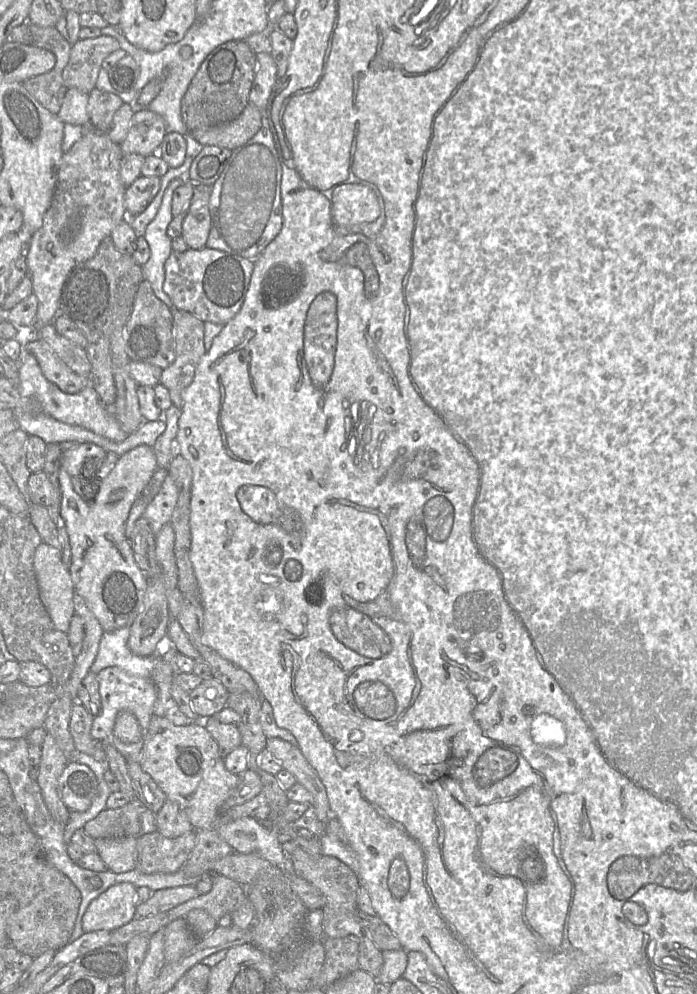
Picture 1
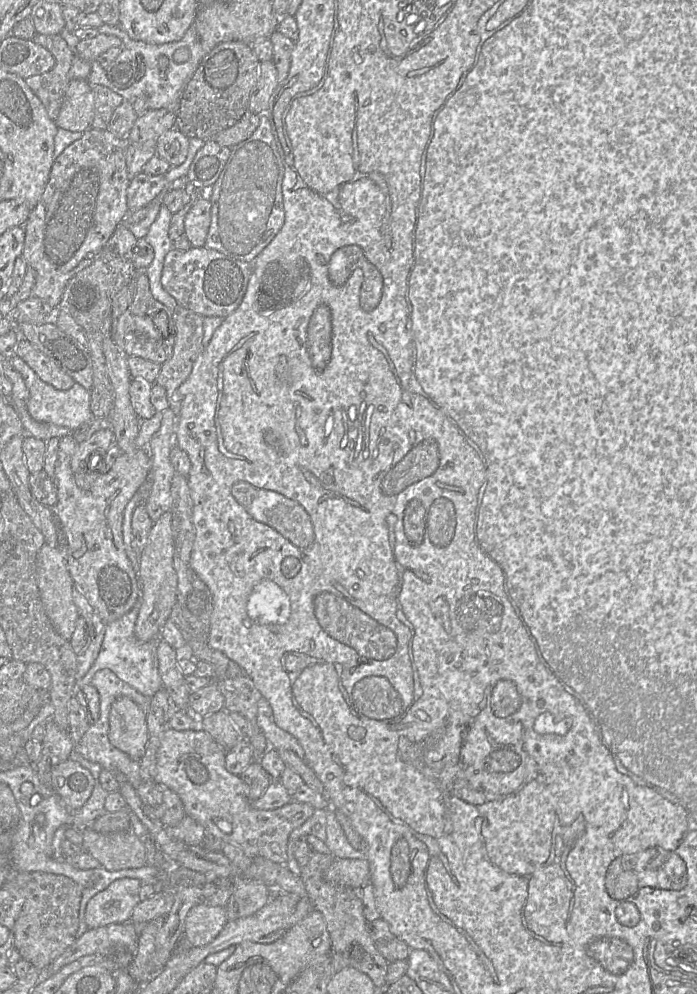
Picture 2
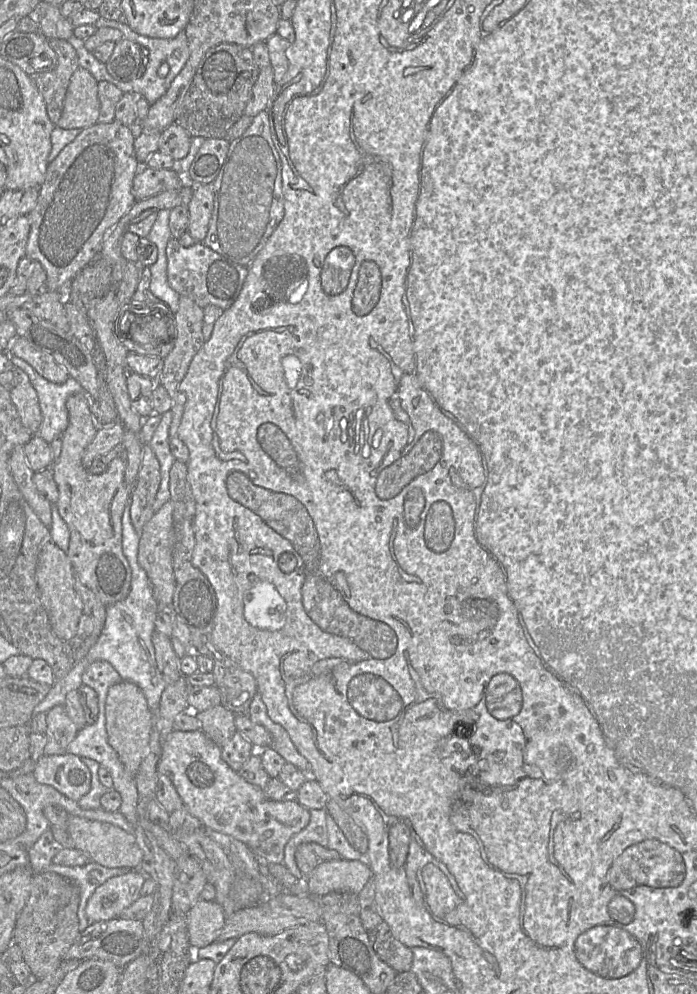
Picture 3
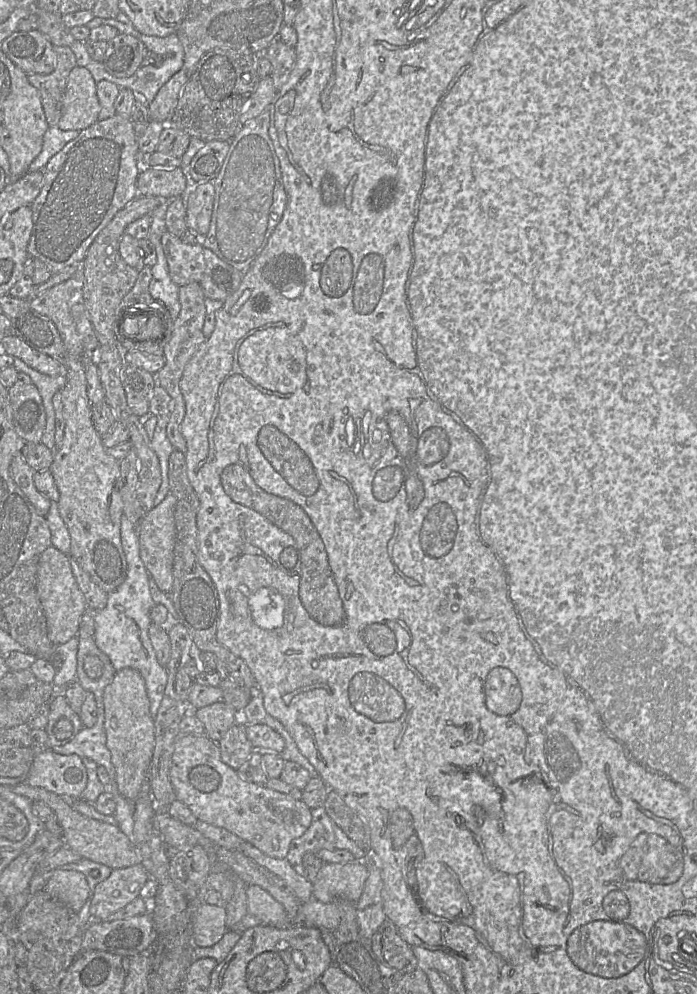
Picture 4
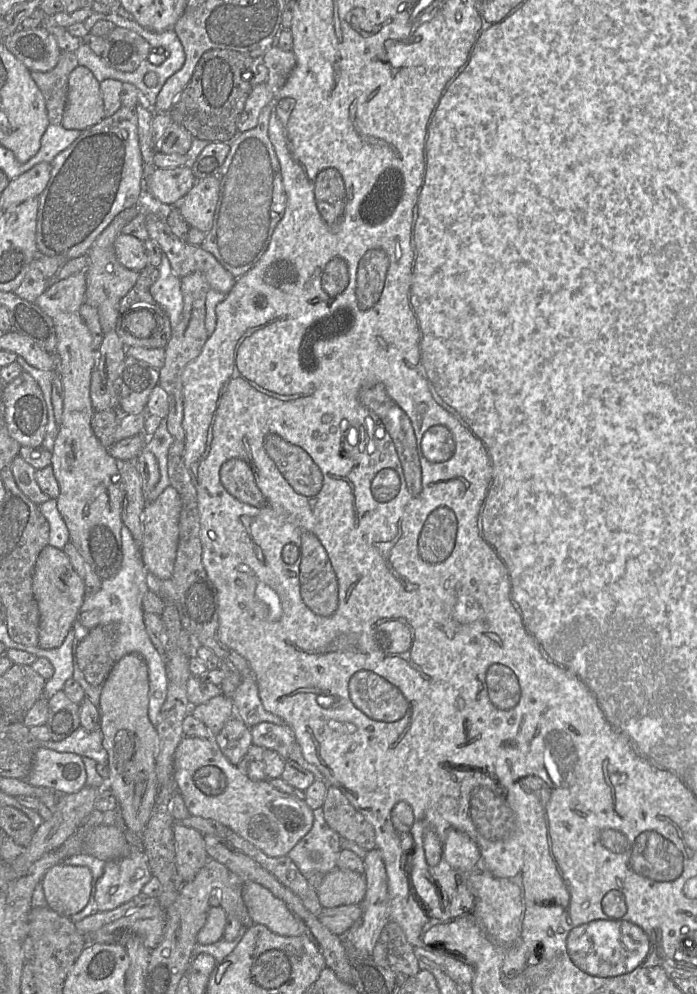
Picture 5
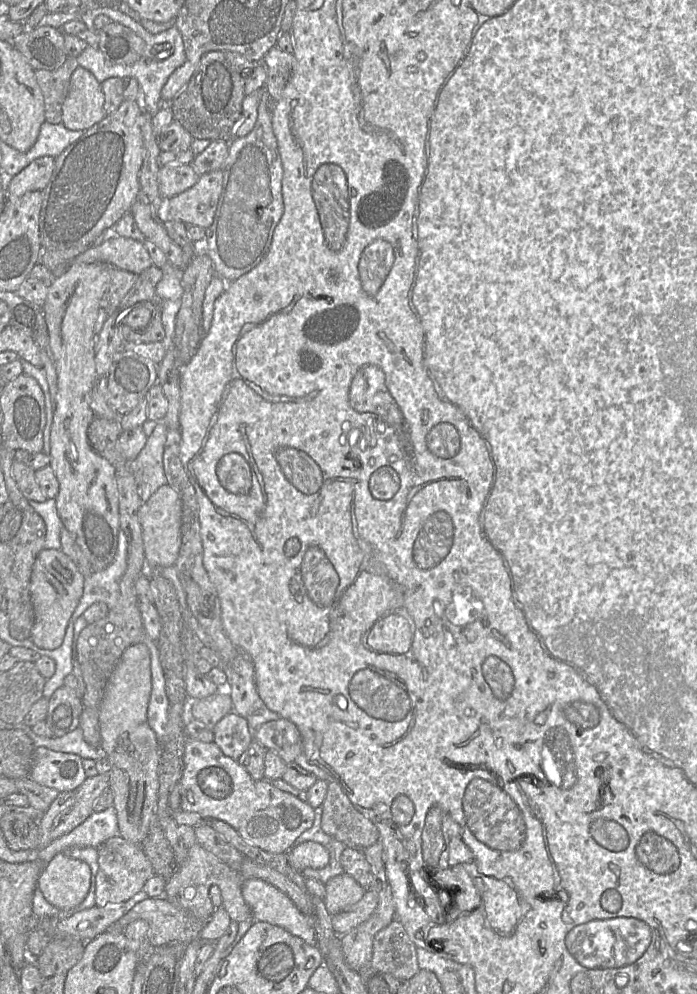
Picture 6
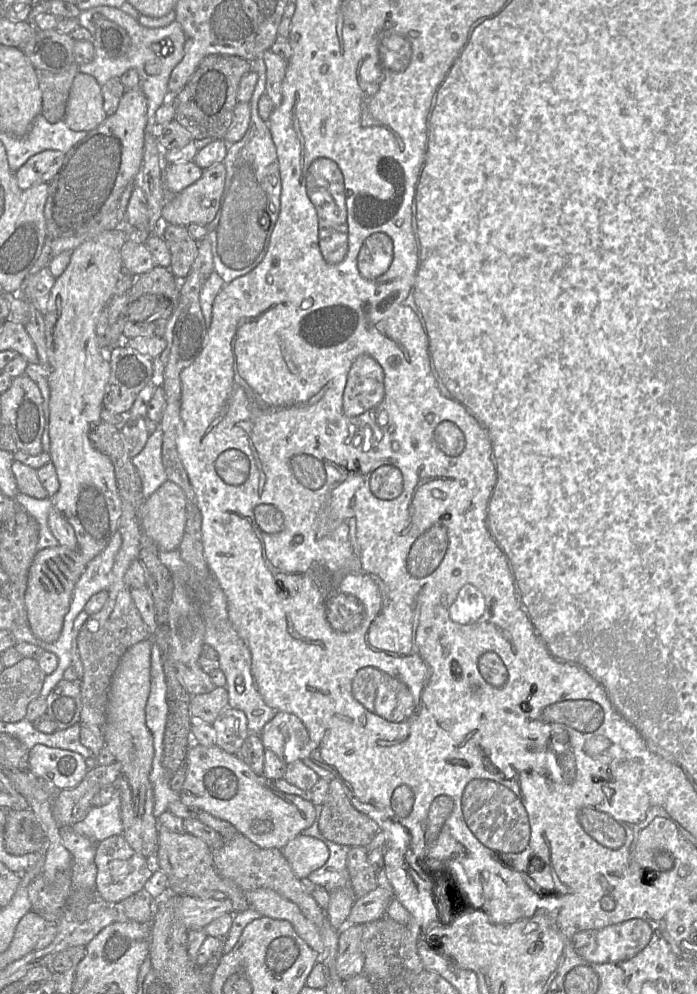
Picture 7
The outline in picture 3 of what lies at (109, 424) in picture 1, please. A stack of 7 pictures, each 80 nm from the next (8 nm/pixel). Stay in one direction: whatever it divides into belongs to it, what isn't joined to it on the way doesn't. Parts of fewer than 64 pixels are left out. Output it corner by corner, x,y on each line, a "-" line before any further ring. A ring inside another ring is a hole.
11,356
11,359
14,366
27,374
37,392
42,422
36,435
50,444
57,435
64,433
68,426
67,399
73,394
85,391
72,377
62,384
53,383
43,378
21,358

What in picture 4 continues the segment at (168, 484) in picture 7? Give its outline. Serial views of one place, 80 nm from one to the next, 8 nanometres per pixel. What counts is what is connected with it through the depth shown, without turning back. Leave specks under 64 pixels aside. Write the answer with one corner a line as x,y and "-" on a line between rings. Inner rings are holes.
169,493
164,500
154,506
140,521
137,531
140,545
140,557
158,588
171,593
173,586
174,548
176,544
175,525
176,498

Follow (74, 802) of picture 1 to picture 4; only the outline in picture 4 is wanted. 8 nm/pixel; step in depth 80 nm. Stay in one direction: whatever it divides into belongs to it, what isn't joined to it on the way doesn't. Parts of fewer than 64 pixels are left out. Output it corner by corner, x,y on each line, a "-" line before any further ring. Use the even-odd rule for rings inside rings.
47,749
35,755
26,783
60,795
81,799
88,775
82,759
75,754
58,754

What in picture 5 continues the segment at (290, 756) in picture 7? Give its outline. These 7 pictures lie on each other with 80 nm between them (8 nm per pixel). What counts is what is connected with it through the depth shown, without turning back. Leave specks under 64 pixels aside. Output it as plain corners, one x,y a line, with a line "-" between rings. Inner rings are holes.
262,722
251,727
252,744
276,751
284,760
289,760
296,742
293,730
287,724

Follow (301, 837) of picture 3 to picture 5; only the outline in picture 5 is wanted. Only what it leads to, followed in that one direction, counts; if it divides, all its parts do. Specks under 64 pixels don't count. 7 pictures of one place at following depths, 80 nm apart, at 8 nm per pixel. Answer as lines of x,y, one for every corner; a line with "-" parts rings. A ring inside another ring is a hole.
323,808
313,810
313,816
311,830
287,854
305,877
314,872
326,874
337,868
342,850
341,837
326,823
-
311,852
320,853
321,859
311,859

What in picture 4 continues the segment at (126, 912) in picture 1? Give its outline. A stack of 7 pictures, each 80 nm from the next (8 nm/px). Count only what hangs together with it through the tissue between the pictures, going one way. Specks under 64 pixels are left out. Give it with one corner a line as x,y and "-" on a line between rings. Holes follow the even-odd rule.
141,863
113,869
109,877
96,886
90,907
92,919
106,919
140,897
140,891
149,878

